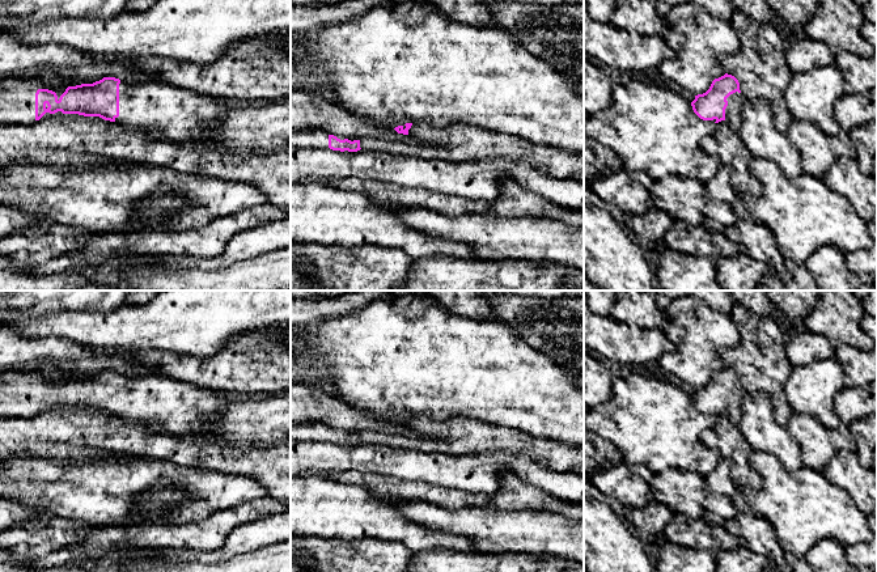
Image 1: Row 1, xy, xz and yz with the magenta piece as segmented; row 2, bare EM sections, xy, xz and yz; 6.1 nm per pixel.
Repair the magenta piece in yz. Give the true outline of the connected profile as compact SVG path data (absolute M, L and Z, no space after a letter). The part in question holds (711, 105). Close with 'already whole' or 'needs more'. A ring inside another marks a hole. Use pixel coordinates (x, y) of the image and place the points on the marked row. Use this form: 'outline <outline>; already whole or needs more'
outline M725 73L715 79L706 93L695 96L691 106L700 119L715 123L725 120L729 128L737 132L743 102L738 80Z; needs more

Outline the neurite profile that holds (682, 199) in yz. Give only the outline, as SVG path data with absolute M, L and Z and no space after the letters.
M664 177L649 183L649 203L675 221L698 226L703 223L704 185L692 178Z

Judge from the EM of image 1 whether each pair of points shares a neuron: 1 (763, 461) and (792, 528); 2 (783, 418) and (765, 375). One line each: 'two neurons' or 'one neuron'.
1: one neuron
2: one neuron

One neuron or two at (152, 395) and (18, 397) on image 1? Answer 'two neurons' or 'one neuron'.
one neuron

